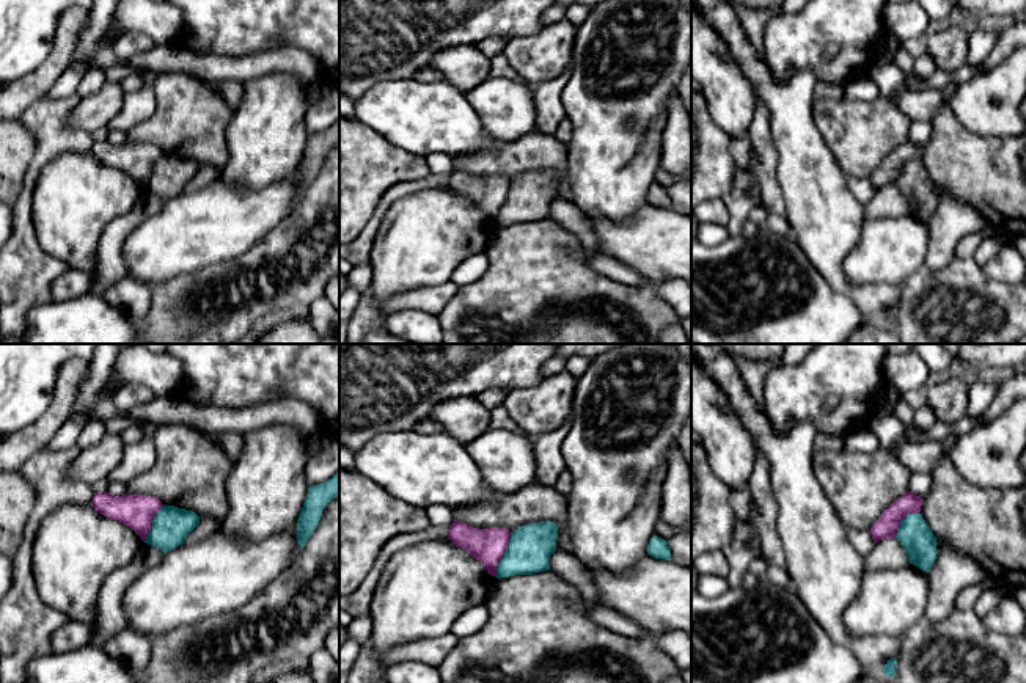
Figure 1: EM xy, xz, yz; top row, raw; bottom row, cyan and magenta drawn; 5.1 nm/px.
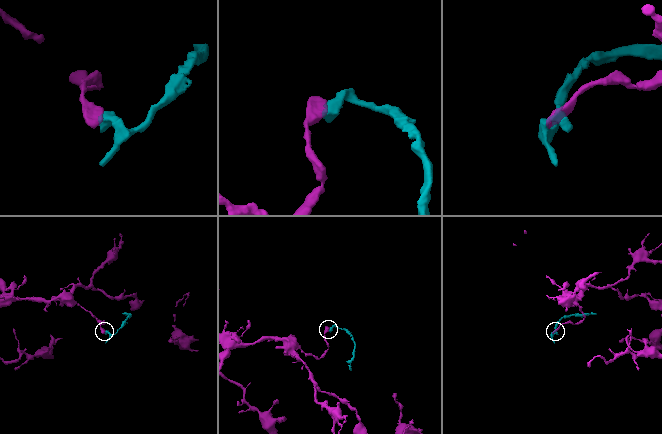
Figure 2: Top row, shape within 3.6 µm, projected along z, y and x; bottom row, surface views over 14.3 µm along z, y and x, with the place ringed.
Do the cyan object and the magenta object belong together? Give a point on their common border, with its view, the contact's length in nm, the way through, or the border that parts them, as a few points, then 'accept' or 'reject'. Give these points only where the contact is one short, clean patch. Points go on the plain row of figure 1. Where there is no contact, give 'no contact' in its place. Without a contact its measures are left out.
meets cyan in xz at (505, 203); contact 240 nm long; border along xz (511, 181), (495, 225); reject

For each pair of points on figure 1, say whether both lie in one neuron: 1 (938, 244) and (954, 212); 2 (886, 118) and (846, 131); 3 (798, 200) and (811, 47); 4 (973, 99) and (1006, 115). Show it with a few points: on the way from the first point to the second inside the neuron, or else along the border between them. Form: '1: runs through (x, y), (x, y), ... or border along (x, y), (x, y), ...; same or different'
1: runs through (945, 236), (951, 220); same
2: runs through (877, 127), (872, 131), (855, 131); same
3: border along (773, 77), (808, 69), (816, 84); different
4: runs through (981, 104), (998, 113); same

